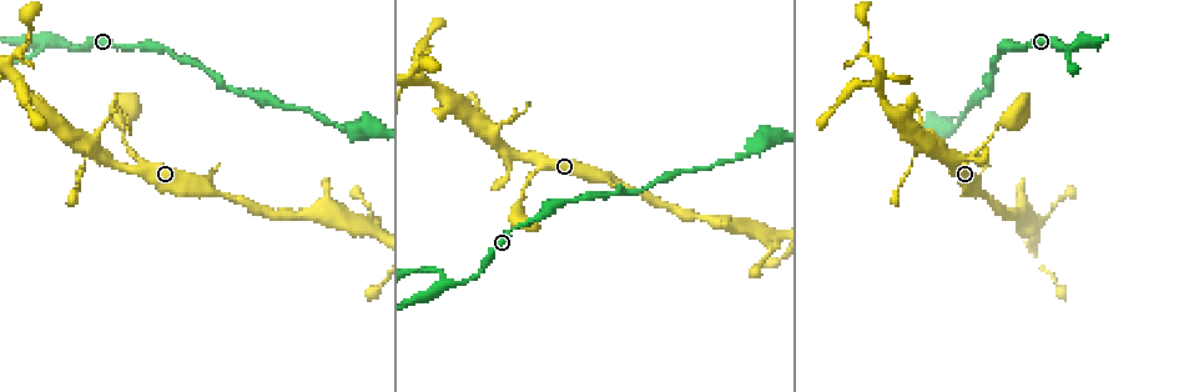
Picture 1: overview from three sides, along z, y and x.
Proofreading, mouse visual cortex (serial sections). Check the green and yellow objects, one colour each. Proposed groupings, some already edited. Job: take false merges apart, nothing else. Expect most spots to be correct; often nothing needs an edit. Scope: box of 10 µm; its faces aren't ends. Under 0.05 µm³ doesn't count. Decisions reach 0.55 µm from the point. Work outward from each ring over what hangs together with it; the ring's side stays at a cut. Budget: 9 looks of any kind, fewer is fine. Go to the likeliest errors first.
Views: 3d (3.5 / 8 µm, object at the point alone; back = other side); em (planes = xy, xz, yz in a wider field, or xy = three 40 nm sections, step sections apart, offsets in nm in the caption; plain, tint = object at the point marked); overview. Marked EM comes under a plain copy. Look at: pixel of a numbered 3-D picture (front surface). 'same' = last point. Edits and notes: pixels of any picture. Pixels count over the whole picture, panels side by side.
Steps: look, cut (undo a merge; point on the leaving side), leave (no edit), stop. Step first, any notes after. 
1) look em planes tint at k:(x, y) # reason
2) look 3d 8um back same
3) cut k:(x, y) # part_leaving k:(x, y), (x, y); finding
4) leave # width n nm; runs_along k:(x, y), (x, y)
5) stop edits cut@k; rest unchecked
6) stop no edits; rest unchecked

look 3d 3.5um back at 1:(1081, 43) # branch point

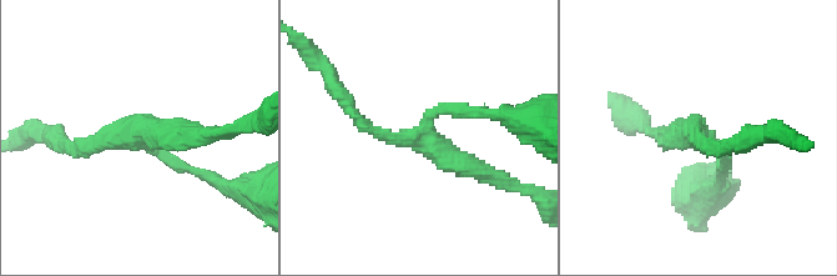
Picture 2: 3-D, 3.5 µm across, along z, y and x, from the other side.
look em xy step 5 tint at 2:(699, 136) # arms 3; arm_widths 150, 150, 250 nm; need the tissue

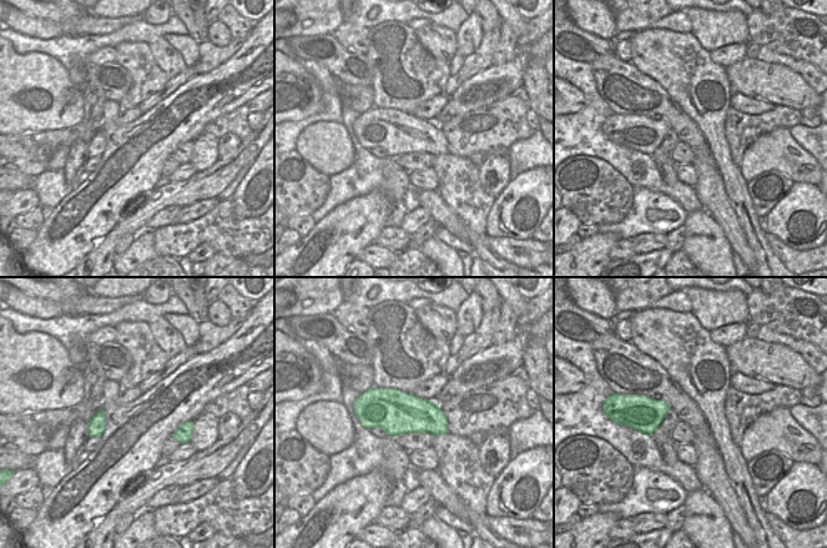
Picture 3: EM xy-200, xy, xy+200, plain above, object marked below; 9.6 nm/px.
leave # continuous, no second cell

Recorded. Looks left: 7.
look 3d 3.5um at 1:(978, 189) # thick turns thin

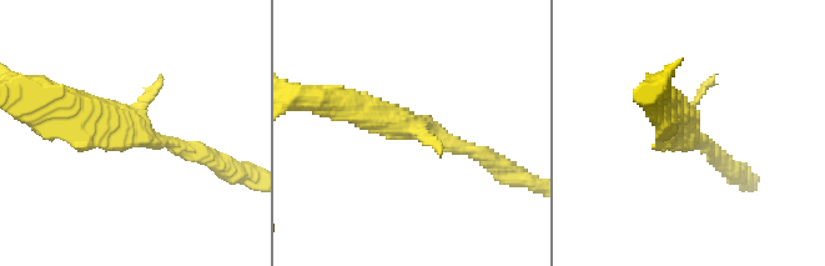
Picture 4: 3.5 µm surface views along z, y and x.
look em xy step 3 tint at 4:(139, 136)

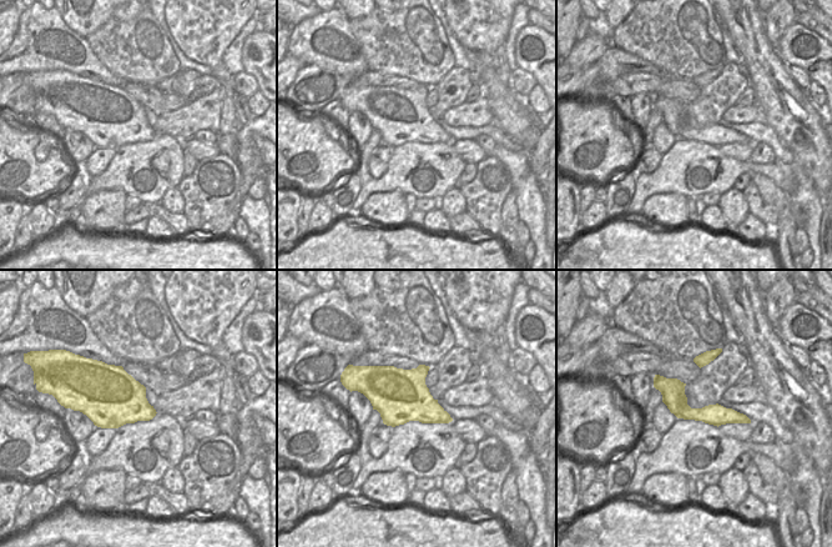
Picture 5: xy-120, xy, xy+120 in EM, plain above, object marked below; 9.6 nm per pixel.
leave # width 500 nm; runs_along 5:(656, 380), (690, 413), (745, 420); continuous, no second cell

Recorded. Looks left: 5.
look 3d 3.5um at 1:(100, 156) # sudden change in width

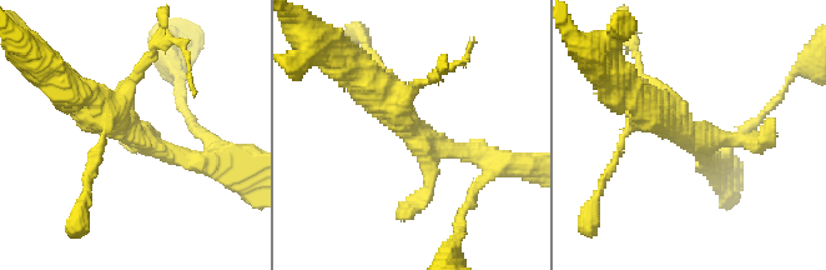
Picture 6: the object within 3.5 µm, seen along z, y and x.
look em xy step 1 tint at 6:(684, 130) # need the tissue

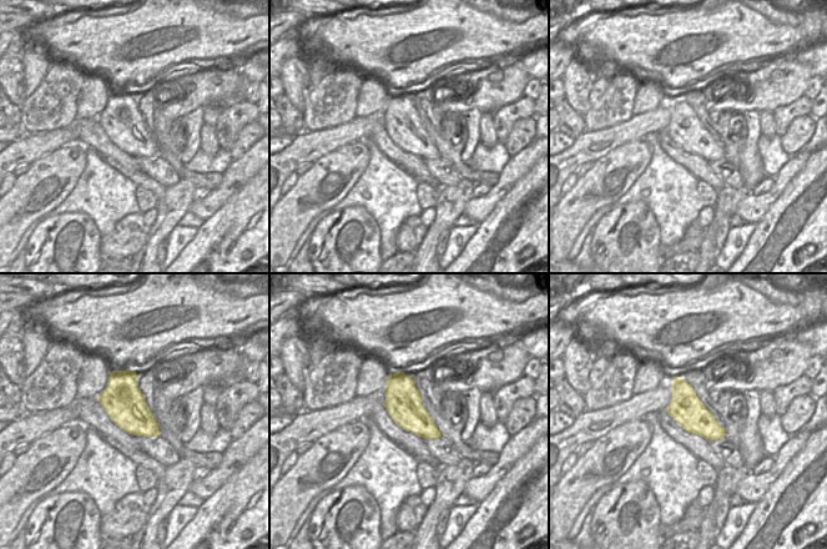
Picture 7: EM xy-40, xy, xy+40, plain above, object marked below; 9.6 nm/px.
leave # runs_along 6:(473, 150), (427, 148), (354, 74); continuous, no second cell

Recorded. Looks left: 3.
look 3d 3.5um at 1:(879, 86) # sudden change in width

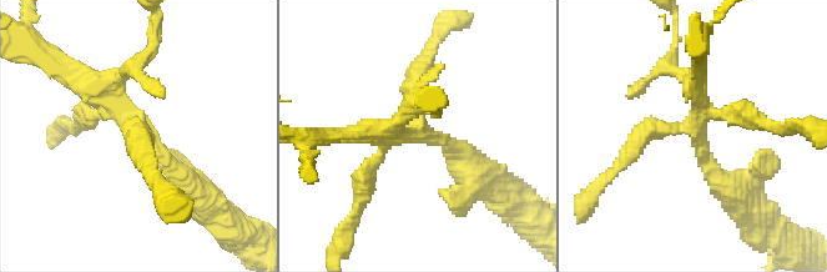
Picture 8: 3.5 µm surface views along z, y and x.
look em xy step 3 tint at 8:(420, 130) # arms 4; arm_widths 200, 250, 250, 300 nm; need the tissue

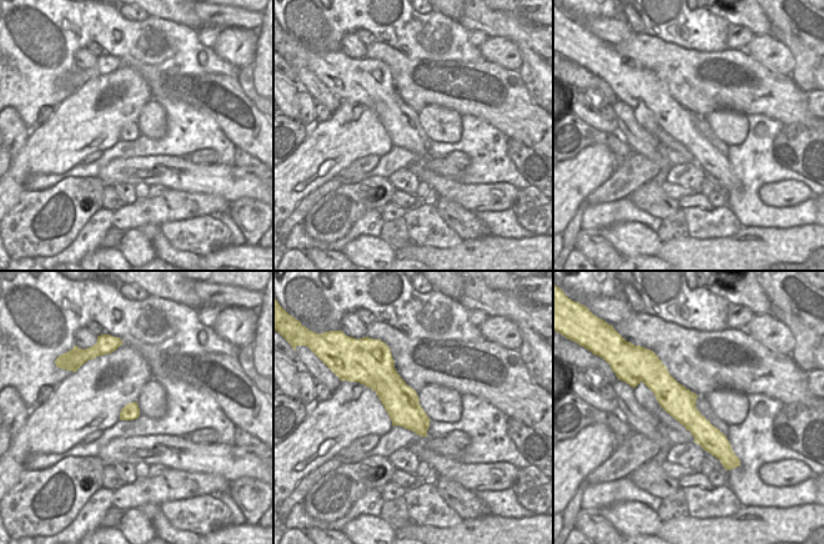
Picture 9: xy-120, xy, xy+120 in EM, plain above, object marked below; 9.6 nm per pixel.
leave # continuous, no second cell

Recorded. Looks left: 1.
stop no edits; rest unchecked

